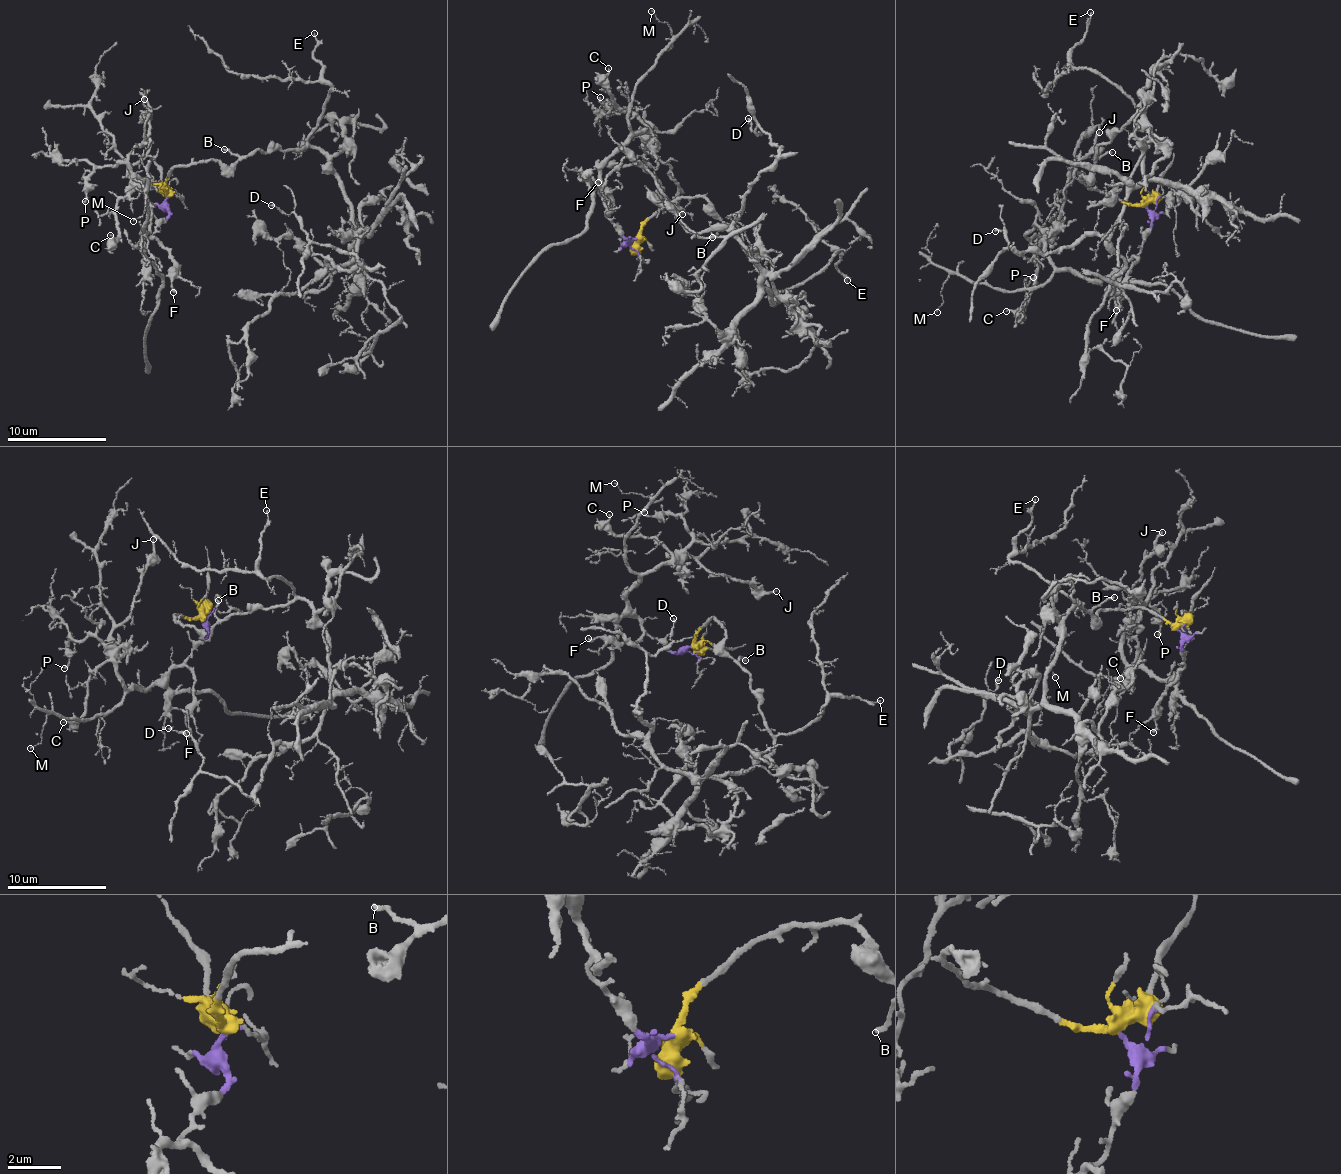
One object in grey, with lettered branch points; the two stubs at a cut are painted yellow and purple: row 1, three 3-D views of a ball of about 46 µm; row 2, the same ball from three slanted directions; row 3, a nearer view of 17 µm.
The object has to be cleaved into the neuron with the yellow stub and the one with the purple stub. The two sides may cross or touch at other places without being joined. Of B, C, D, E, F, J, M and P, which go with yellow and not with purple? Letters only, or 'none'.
B, D, E

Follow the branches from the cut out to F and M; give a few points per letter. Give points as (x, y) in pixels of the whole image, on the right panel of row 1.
F: (1144, 207), (1152, 226), (1126, 278), (1115, 310)
M: (1144, 207), (1152, 226), (1136, 255), (1112, 273), (1093, 280), (1059, 270), (1016, 290), (953, 274), (936, 312)

